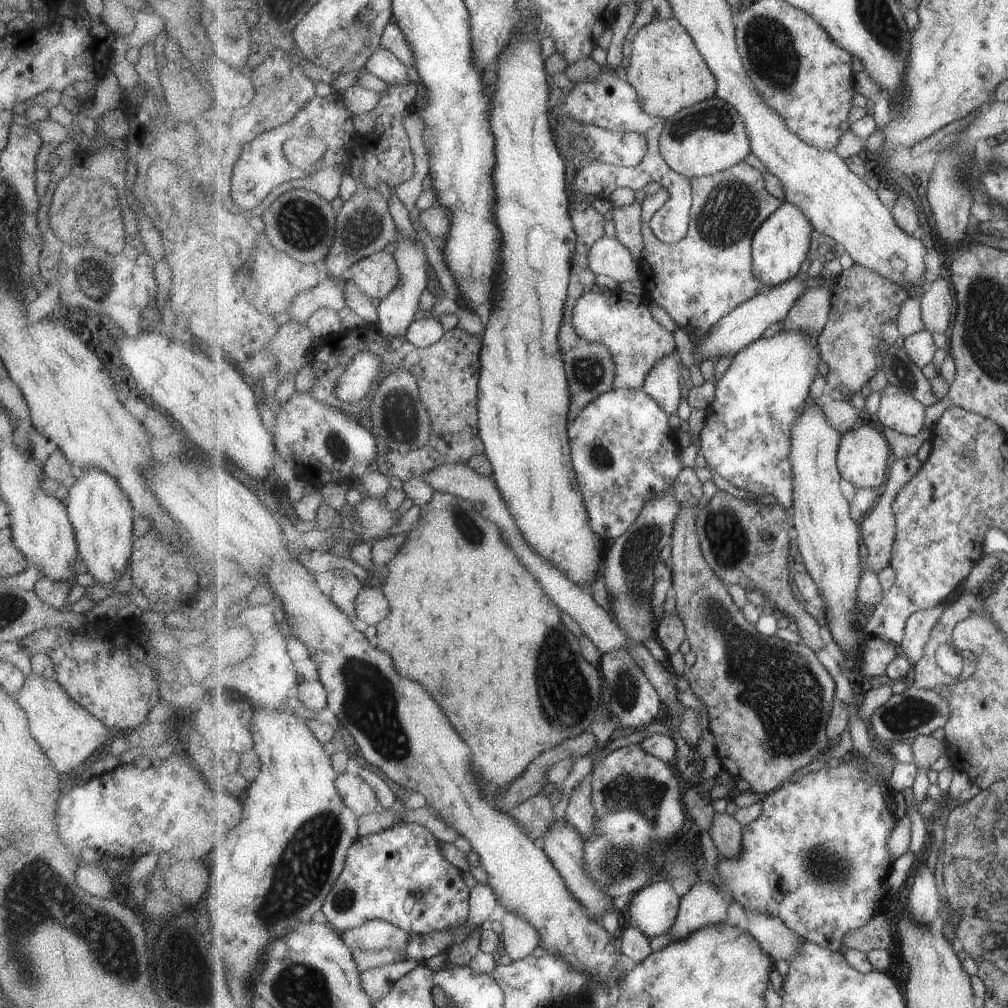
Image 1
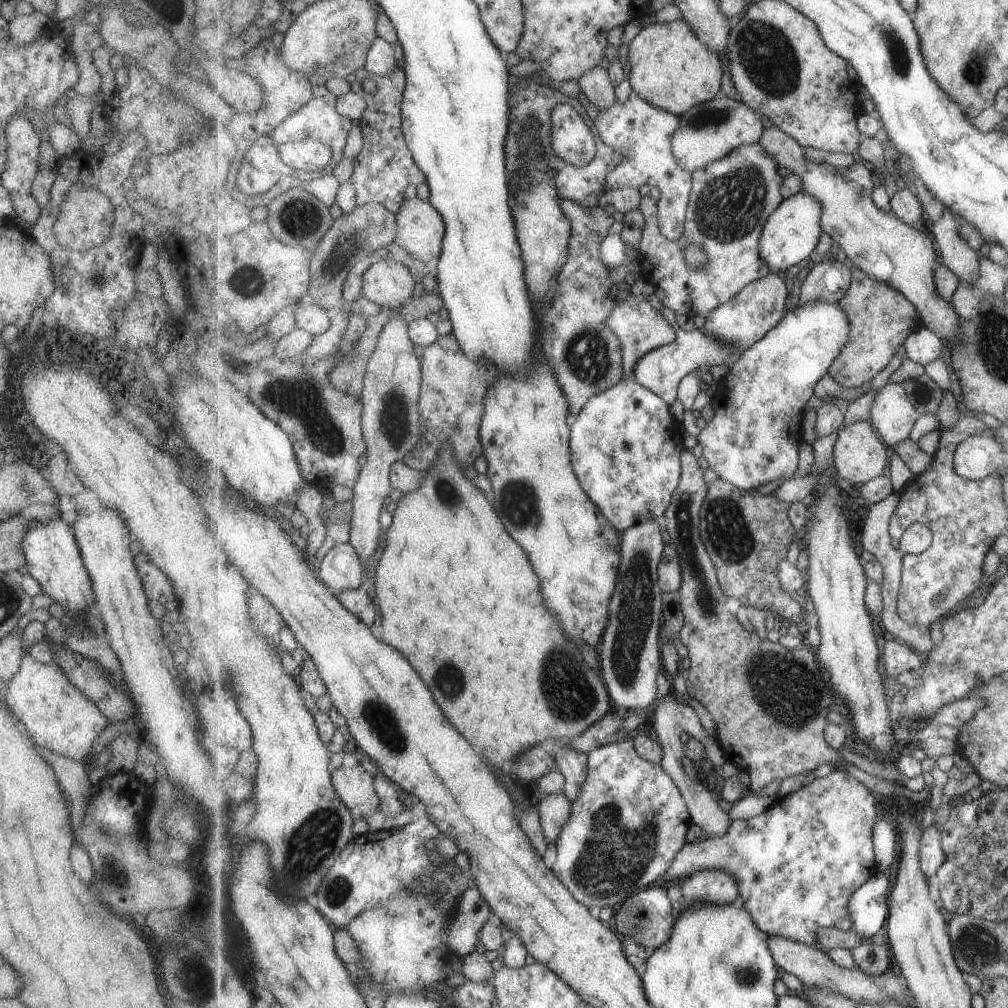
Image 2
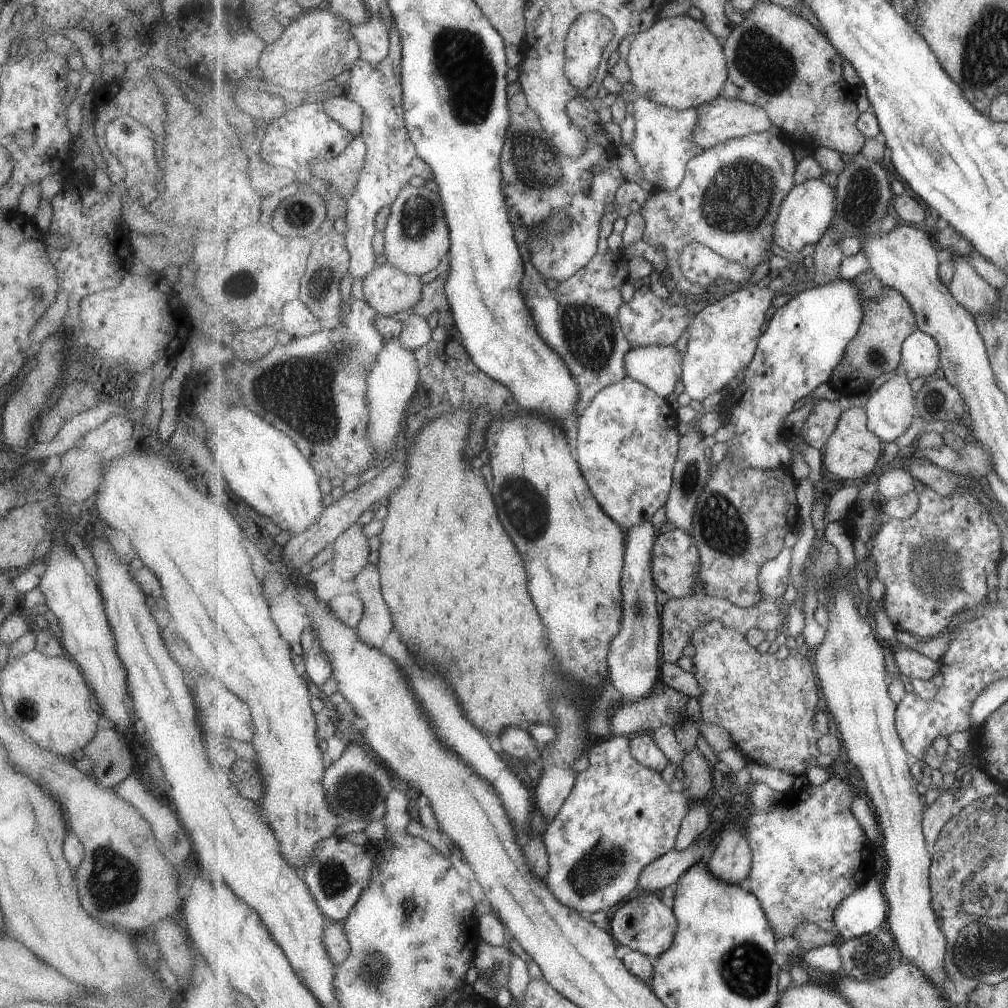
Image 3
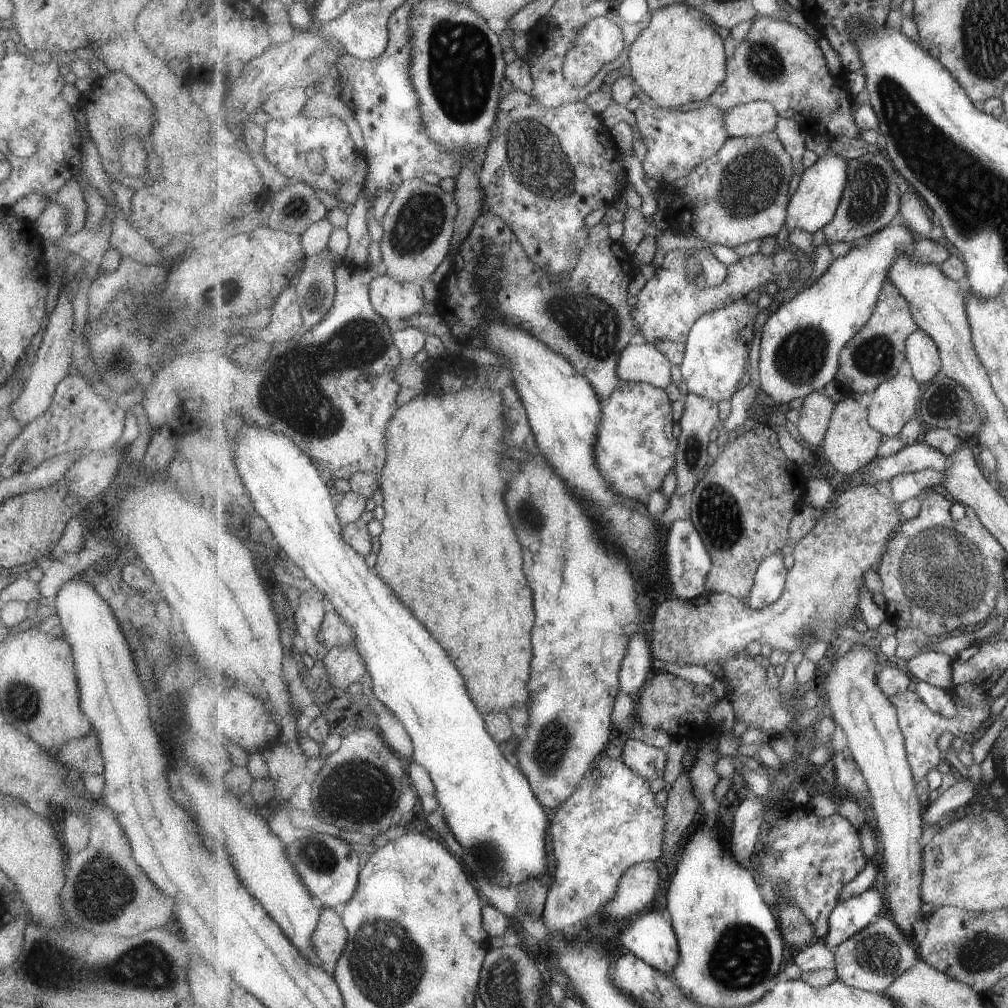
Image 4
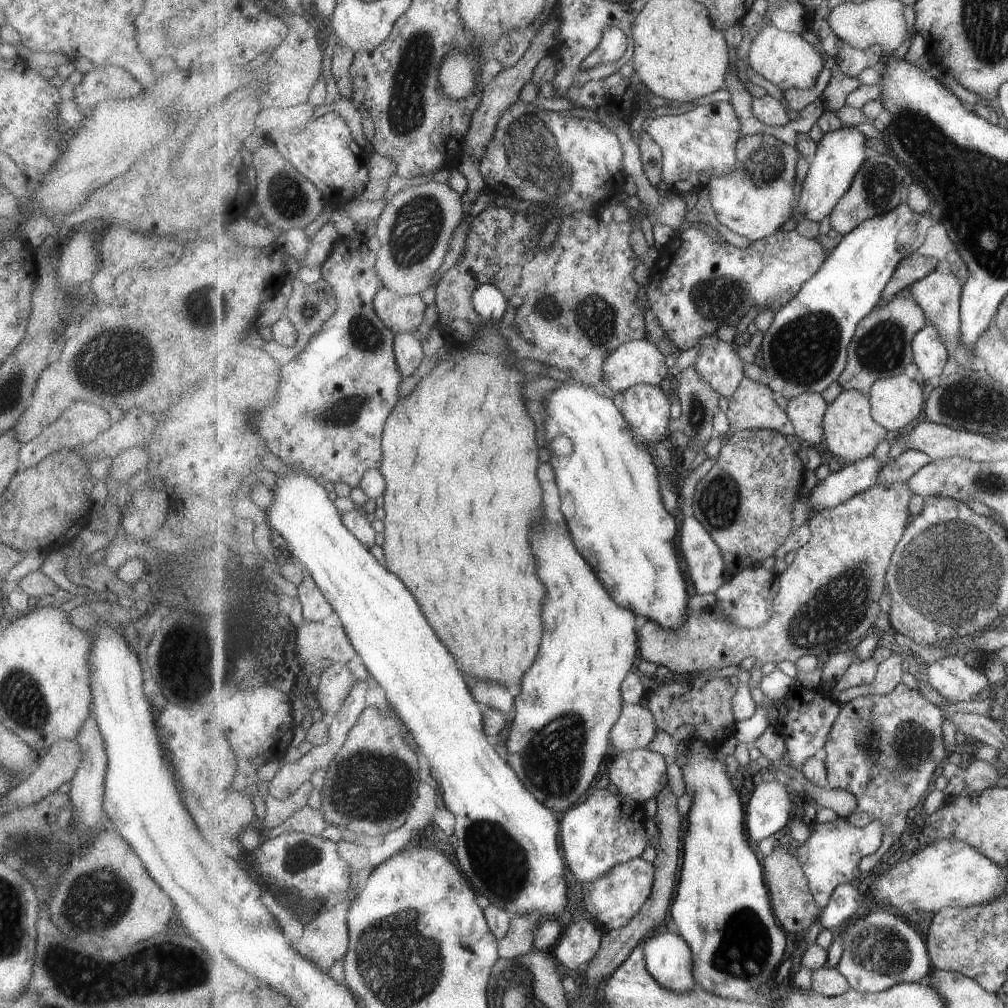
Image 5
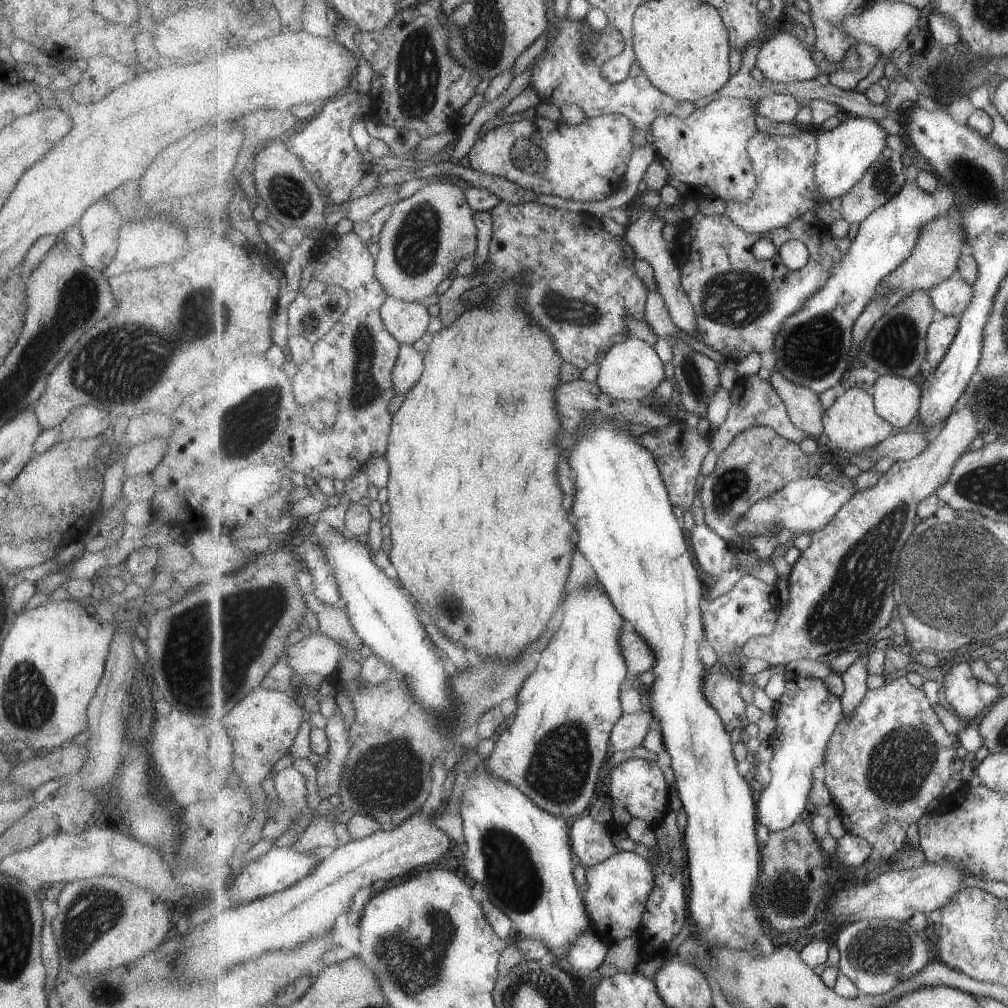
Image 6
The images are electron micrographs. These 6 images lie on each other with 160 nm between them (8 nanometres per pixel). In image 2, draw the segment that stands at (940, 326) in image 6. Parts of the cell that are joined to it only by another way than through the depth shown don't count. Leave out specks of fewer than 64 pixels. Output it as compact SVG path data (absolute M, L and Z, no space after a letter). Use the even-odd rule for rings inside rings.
M922 326L905 340L904 347L908 359L924 367L943 354L943 342L939 335Z

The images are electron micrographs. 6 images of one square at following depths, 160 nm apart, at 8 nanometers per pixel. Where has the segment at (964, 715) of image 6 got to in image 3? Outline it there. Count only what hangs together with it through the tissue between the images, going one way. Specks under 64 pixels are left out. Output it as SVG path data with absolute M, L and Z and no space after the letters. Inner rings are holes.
M913 649L893 650L895 662L907 679L923 679L931 681L937 674L941 674L942 667L939 660L931 660L925 654L919 654Z

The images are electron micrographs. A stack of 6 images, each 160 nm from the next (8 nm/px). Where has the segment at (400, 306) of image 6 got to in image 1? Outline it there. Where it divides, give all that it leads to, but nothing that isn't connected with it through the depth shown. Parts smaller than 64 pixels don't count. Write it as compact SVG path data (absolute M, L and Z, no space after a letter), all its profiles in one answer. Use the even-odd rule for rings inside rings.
M379 251L351 268L350 275L371 298L383 300L400 284L400 270L393 254Z

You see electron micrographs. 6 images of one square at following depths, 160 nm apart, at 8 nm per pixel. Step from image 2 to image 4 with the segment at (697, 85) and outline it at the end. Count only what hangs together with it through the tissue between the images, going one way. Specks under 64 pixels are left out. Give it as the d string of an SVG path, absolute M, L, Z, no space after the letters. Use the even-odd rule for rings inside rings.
M680 2L654 12L651 22L630 48L631 79L663 108L679 108L689 102L699 102L711 96L728 77L728 61L725 58L725 42L717 32L718 24L704 12L689 3Z

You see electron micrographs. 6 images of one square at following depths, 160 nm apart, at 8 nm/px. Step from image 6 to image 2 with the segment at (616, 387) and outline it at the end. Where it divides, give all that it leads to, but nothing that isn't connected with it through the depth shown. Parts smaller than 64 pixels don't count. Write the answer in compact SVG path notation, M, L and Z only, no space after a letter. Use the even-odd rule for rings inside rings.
M662 304L661 313L675 328L677 338L671 344L663 345L662 347L652 350L647 353L637 364L634 370L633 380L637 381L641 386L645 386L658 394L661 398L671 405L675 400L678 400L678 391L680 383L687 374L691 374L698 369L706 369L712 366L731 366L735 362L736 355L717 338L713 338L711 334L705 334L698 329L691 331L683 330L675 321L675 314L669 308Z

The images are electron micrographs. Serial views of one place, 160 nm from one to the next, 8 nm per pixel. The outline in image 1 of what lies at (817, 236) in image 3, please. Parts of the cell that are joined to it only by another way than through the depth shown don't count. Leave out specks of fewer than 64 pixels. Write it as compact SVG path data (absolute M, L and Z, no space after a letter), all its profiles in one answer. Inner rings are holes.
M787 200L760 226L753 239L752 263L754 273L761 279L763 286L781 285L799 274L803 260L807 260L814 229L801 207Z

